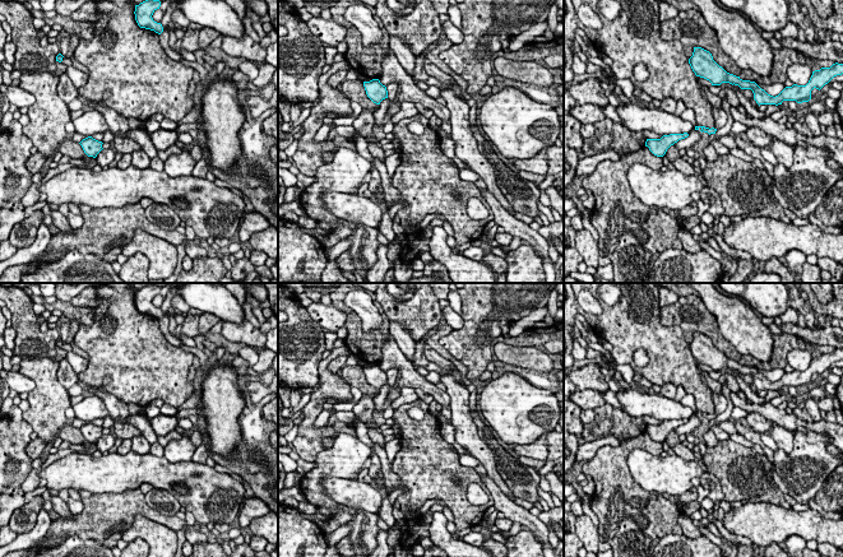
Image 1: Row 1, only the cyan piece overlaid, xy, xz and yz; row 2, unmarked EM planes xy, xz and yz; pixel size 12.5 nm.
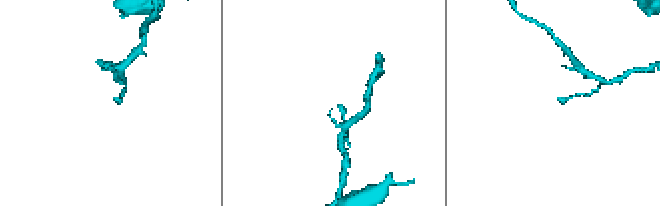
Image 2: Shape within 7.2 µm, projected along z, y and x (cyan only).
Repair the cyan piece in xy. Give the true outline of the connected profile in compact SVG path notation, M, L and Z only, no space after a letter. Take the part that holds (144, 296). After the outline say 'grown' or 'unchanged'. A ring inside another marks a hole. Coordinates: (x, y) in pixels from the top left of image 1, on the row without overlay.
M148 284L139 291L135 291L135 306L140 314L154 316L161 320L163 317L163 312L161 308L153 306L153 298L159 294L161 287Z; unchanged

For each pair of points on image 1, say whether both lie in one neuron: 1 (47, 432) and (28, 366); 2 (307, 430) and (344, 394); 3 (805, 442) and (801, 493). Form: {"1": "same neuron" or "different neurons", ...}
{"1": "same neuron", "2": "same neuron", "3": "same neuron"}

